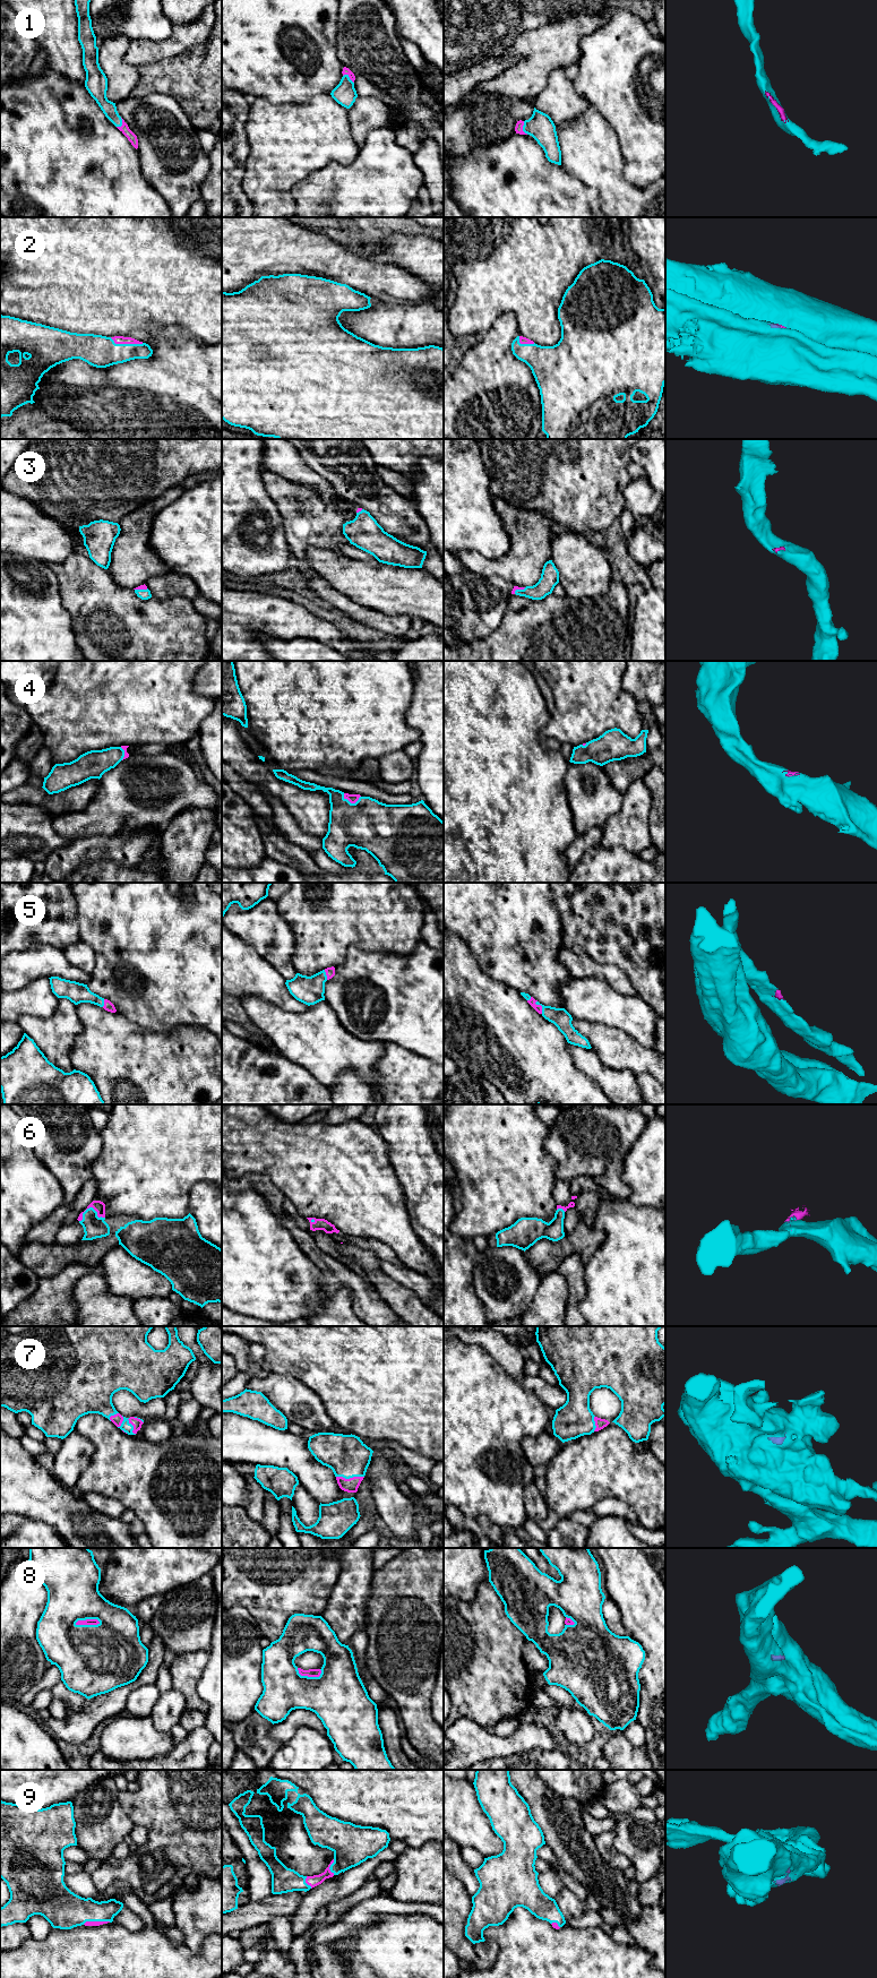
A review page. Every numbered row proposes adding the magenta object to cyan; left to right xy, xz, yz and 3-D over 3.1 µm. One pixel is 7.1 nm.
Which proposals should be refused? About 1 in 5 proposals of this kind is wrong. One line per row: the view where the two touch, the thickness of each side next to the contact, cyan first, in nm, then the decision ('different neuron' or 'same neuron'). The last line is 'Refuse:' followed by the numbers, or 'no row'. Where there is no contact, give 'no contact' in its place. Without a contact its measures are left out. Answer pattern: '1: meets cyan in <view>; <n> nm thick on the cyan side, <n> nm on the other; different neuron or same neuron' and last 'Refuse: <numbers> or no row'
1: meets cyan in yz; 190 nm thick on the cyan side, 60 nm on the other; same neuron
2: meets cyan in xy; 220 nm thick on the cyan side, 60 nm on the other; same neuron
3: meets cyan in yz; 130 nm thick on the cyan side, 30 nm on the other; same neuron
4: meets cyan in xz; 360 nm thick on the cyan side, 60 nm on the other; same neuron
5: meets cyan in yz; 140 nm thick on the cyan side, 50 nm on the other; same neuron
6: meets cyan in xy; 160 nm thick on the cyan side, 80 nm on the other; same neuron
7: meets cyan in xz; 300 nm thick on the cyan side, 100 nm on the other; same neuron
8: meets cyan in xy; 500 nm thick on the cyan side, 50 nm on the other; same neuron
9: meets cyan in xy; 280 nm thick on the cyan side, 30 nm on the other; same neuron
Refuse: no row

